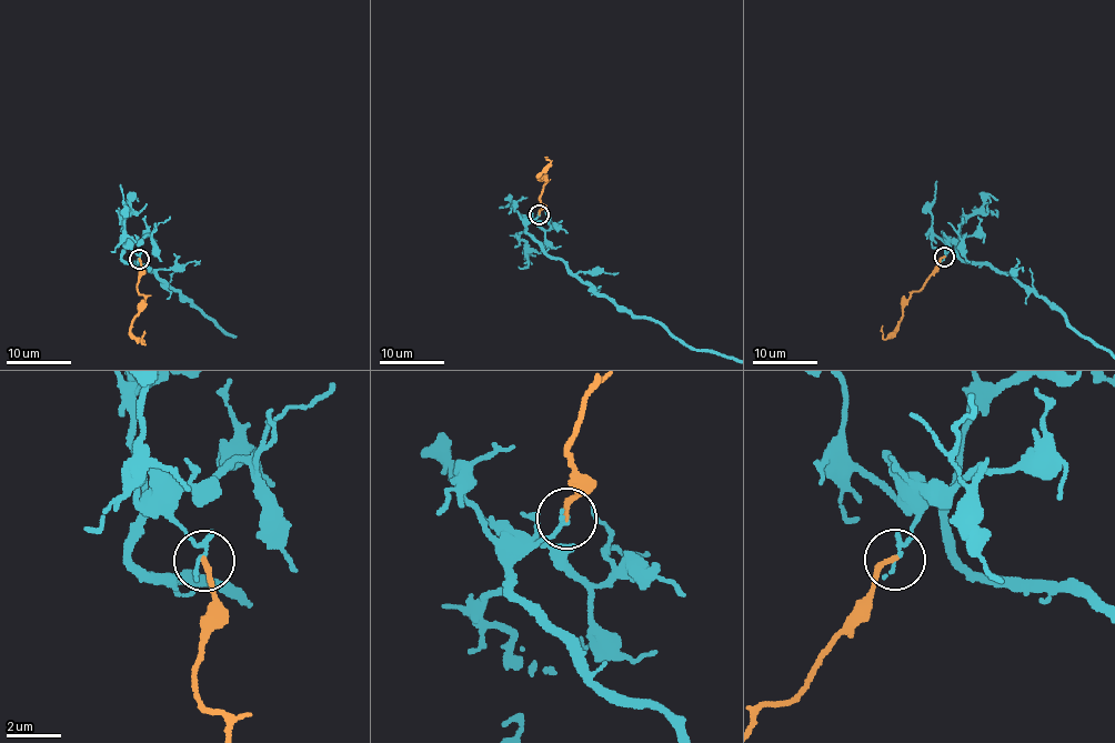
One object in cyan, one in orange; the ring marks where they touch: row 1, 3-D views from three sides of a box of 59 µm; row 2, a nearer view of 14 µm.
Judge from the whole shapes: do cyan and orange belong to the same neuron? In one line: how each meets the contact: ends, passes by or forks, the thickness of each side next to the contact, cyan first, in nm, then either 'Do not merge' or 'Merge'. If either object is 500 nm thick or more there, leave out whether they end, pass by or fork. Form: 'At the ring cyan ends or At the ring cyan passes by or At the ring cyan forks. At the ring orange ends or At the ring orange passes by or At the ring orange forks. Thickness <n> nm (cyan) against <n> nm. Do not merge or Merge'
At the ring cyan ends. At the ring orange ends. Thickness 180 nm (cyan) against 200 nm. Do not merge

